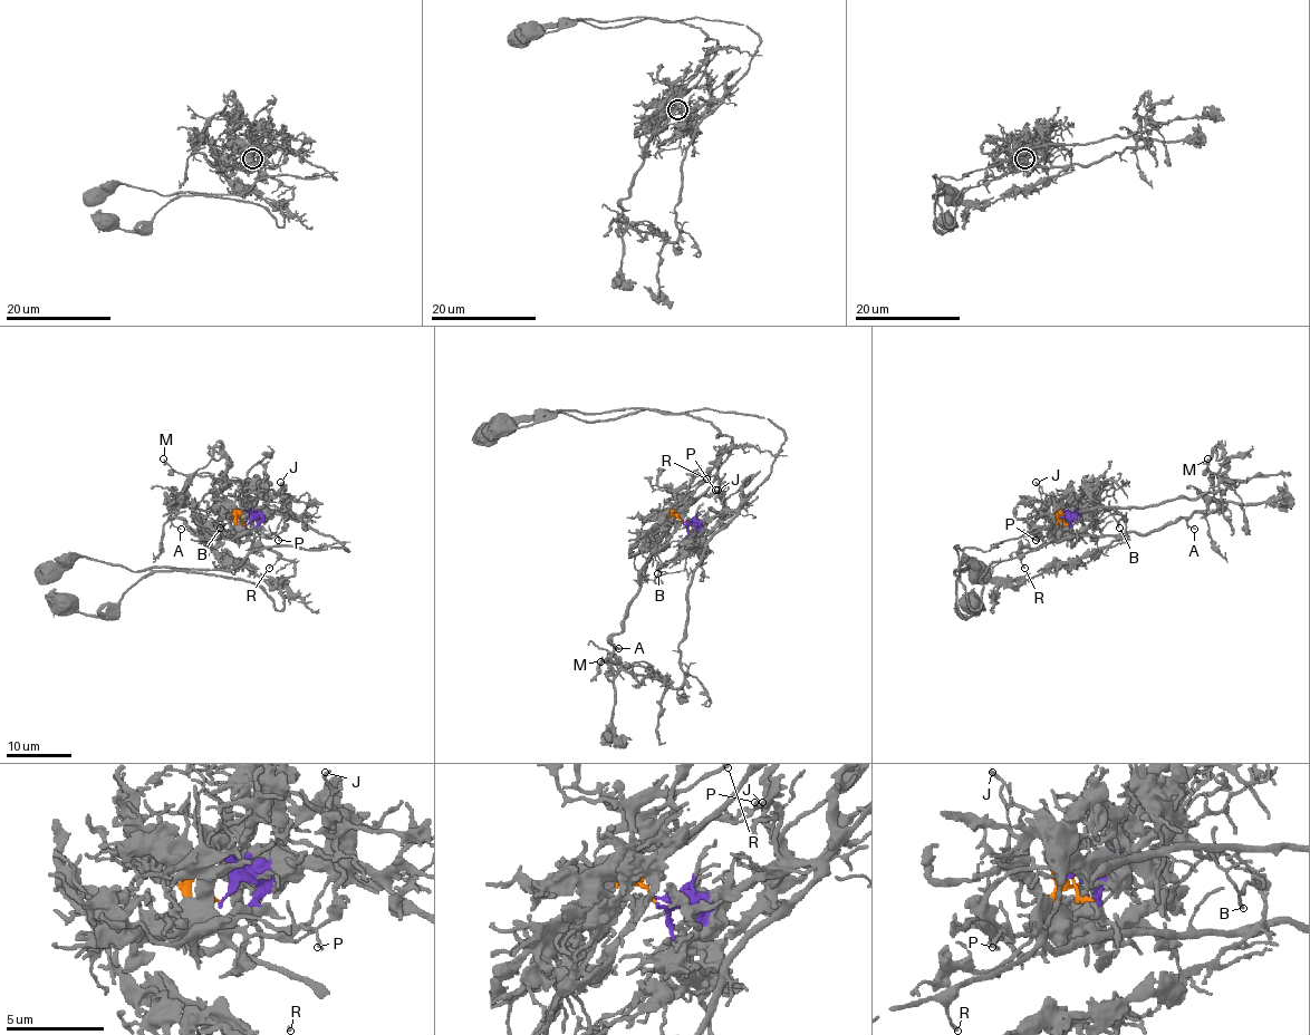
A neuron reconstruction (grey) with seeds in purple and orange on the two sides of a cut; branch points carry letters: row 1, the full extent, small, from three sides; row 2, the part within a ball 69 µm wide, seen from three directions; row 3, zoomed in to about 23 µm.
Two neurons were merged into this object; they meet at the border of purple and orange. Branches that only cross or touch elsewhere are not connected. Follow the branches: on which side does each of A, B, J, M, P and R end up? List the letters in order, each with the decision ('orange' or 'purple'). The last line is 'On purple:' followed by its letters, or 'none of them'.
A: orange
B: purple
J: purple
M: orange
P: orange
R: orange
On purple: B, J

